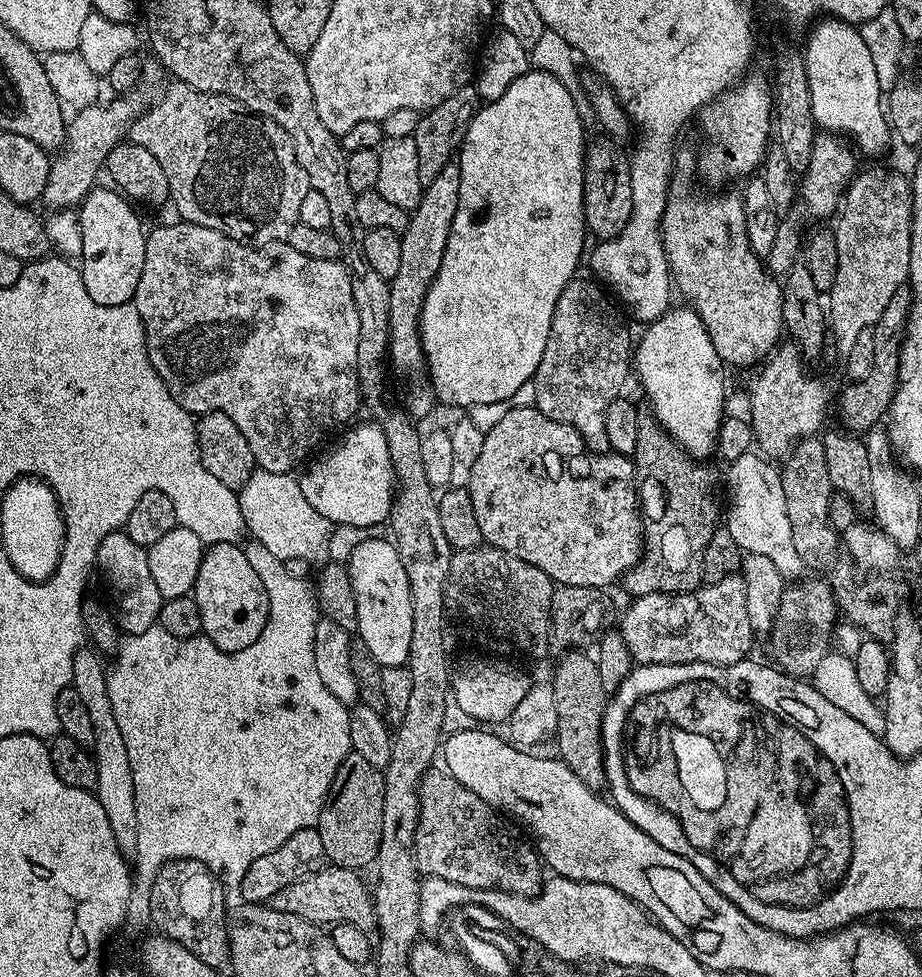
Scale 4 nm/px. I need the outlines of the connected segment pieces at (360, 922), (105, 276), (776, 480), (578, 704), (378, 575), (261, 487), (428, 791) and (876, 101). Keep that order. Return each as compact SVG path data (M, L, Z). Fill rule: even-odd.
M325 866L301 880L296 880L278 890L270 901L273 913L294 914L294 918L302 918L311 924L333 926L338 924L352 924L367 933L376 928L376 906L373 893L360 881L361 873L350 868Z
M93 187L80 201L80 225L82 226L82 263L78 268L78 279L84 284L84 295L94 298L98 306L122 306L135 297L138 278L142 278L142 262L146 258L146 228L140 225L137 209L115 187Z
M755 451L747 452L729 463L726 474L728 500L726 496L724 527L730 530L730 536L741 551L770 559L783 578L796 580L806 569L793 545L780 471L772 465L774 464L769 459Z
M568 650L563 653L564 656L556 664L556 673L552 676L550 687L554 694L556 703L556 726L554 735L556 735L556 744L560 747L558 752L559 759L564 761L565 766L574 770L578 778L589 786L603 785L604 779L604 749L600 739L600 723L604 720L604 705L606 695L602 690L601 679L598 676L598 666L591 655L587 656L584 650Z
M391 539L364 540L352 548L352 553L346 559L346 567L350 574L354 602L358 606L358 618L355 631L360 632L359 642L374 659L385 668L398 668L408 663L410 654L410 638L414 630L414 614L410 606L410 584L406 582L406 570L402 570L400 555Z
M260 468L238 489L238 503L247 535L253 536L277 561L302 558L309 562L323 561L328 552L329 520L310 506L299 479L286 472L271 472Z
M433 766L424 772L420 778L420 787L416 790L416 797L420 799L420 817L414 834L414 842L412 843L412 861L416 863L416 871L421 877L442 878L446 882L454 882L458 886L466 886L467 888L494 888L497 892L509 892L515 896L534 896L542 887L542 875L540 876L540 868L542 869L542 861L531 843L519 840L516 836L511 836L504 829L501 813L497 809L491 808L486 802L482 802L482 798L478 798L478 794L474 794L470 790L466 790L466 786L462 786L462 782L458 782L443 767Z
M820 18L811 25L812 33L802 44L806 78L809 80L812 119L821 129L847 138L861 153L876 156L889 144L889 121L874 61L855 24L835 18Z

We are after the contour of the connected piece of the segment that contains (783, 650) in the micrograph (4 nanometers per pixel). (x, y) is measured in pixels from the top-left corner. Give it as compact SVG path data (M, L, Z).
M816 580L809 584L802 583L797 583L797 588L785 587L770 625L770 637L775 667L789 676L808 678L815 672L823 656L830 652L830 637L838 620L838 605L831 587L824 585L823 588Z

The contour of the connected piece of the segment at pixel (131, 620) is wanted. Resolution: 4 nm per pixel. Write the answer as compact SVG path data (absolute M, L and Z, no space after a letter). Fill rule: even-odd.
M114 530L106 534L106 538L102 538L102 544L98 546L96 568L104 575L104 580L112 591L112 600L116 603L114 619L119 631L133 636L154 627L160 619L162 597L150 574L147 548L138 546L138 542L134 542L127 531Z

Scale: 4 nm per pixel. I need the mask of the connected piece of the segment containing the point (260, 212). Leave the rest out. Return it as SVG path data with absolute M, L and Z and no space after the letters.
M173 79L172 85L164 92L164 97L160 101L153 103L145 108L144 113L130 125L128 128L127 139L138 146L146 146L154 158L158 158L158 163L162 165L162 170L166 173L166 182L168 183L168 195L170 197L171 207L176 207L176 212L181 221L198 226L210 226L230 238L239 240L241 244L262 245L269 244L271 240L287 241L290 230L295 224L300 223L299 208L302 207L302 198L306 198L308 193L308 175L306 170L298 162L294 154L294 146L290 134L282 130L273 120L267 120L265 116L257 116L254 112L249 112L242 102L238 102L229 96L219 96L213 92L199 92L184 84L180 80Z

